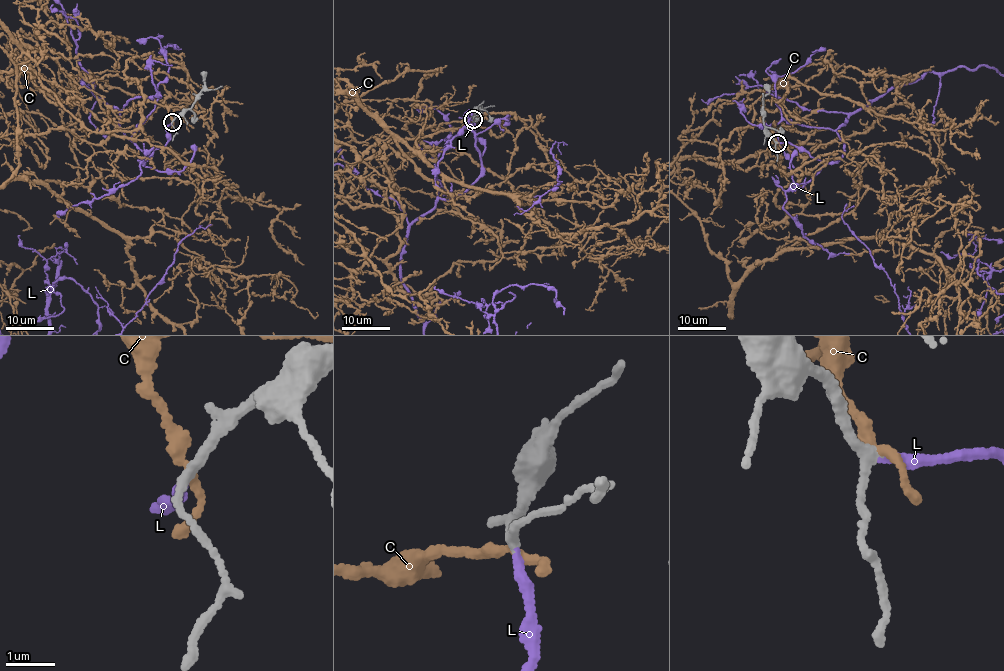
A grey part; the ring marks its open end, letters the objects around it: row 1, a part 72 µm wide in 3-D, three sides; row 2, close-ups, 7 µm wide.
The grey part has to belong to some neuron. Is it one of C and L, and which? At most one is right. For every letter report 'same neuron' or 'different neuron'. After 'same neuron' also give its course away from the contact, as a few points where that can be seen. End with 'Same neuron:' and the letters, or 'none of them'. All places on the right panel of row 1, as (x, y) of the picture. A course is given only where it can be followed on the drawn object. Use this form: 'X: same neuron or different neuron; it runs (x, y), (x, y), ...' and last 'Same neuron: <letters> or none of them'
C: different neuron
L: same neuron
Same neuron: L

